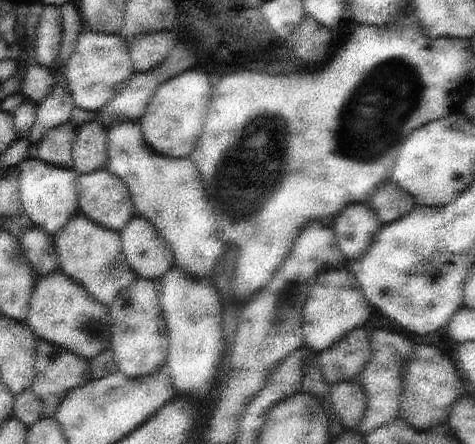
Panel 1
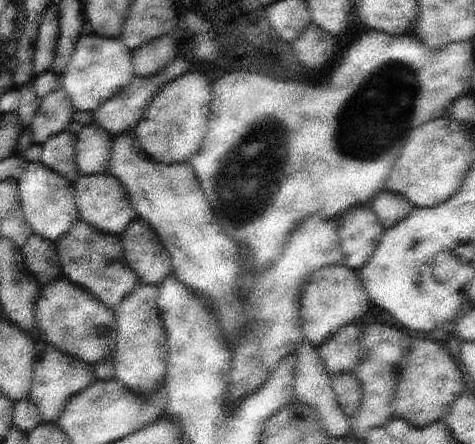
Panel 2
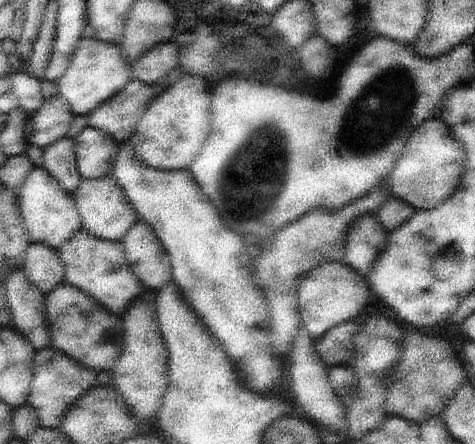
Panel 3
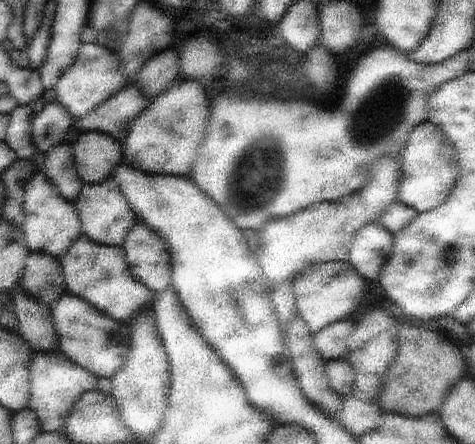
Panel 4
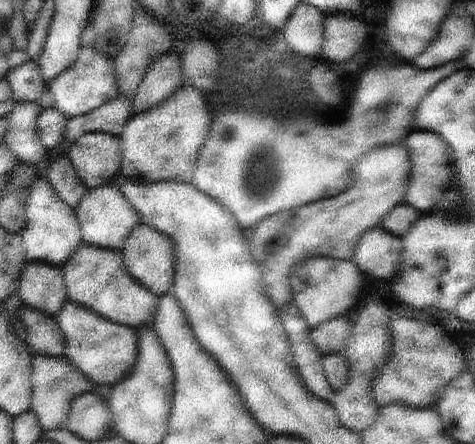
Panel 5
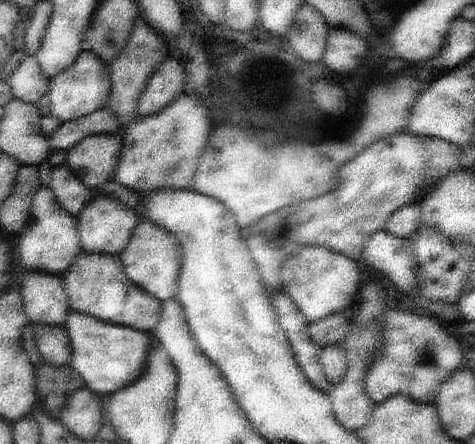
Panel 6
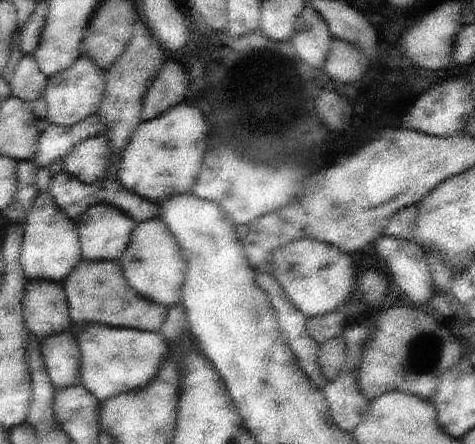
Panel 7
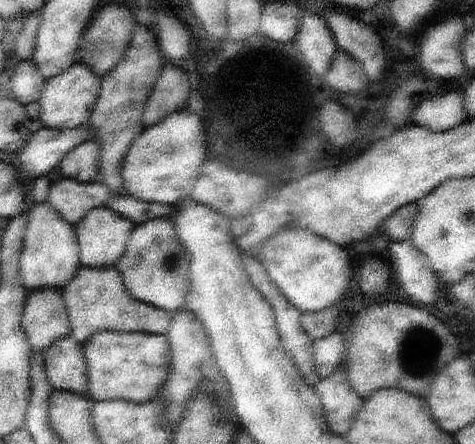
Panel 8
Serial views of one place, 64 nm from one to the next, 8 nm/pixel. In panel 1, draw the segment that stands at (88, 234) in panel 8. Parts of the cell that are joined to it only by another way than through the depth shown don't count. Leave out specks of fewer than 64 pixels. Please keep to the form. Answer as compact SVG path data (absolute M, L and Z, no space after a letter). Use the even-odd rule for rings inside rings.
M107 168L79 176L79 200L81 214L109 230L121 232L135 216L127 184Z

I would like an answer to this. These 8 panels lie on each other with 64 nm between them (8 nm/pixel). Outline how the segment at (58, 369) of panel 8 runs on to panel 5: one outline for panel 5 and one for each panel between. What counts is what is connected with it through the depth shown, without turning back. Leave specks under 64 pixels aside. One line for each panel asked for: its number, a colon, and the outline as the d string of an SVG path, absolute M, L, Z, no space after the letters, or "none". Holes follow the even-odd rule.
5: M23 304L21 320L27 326L29 340L33 354L37 356L49 356L59 358L67 354L67 338L59 326L59 320L47 312L41 312L37 308L27 308Z
6: M35 324L35 338L39 344L39 352L45 358L47 364L53 366L67 366L73 358L73 344L69 330L65 326L47 326L47 324Z
7: M73 330L43 338L43 356L57 390L67 390L83 384L81 348Z

